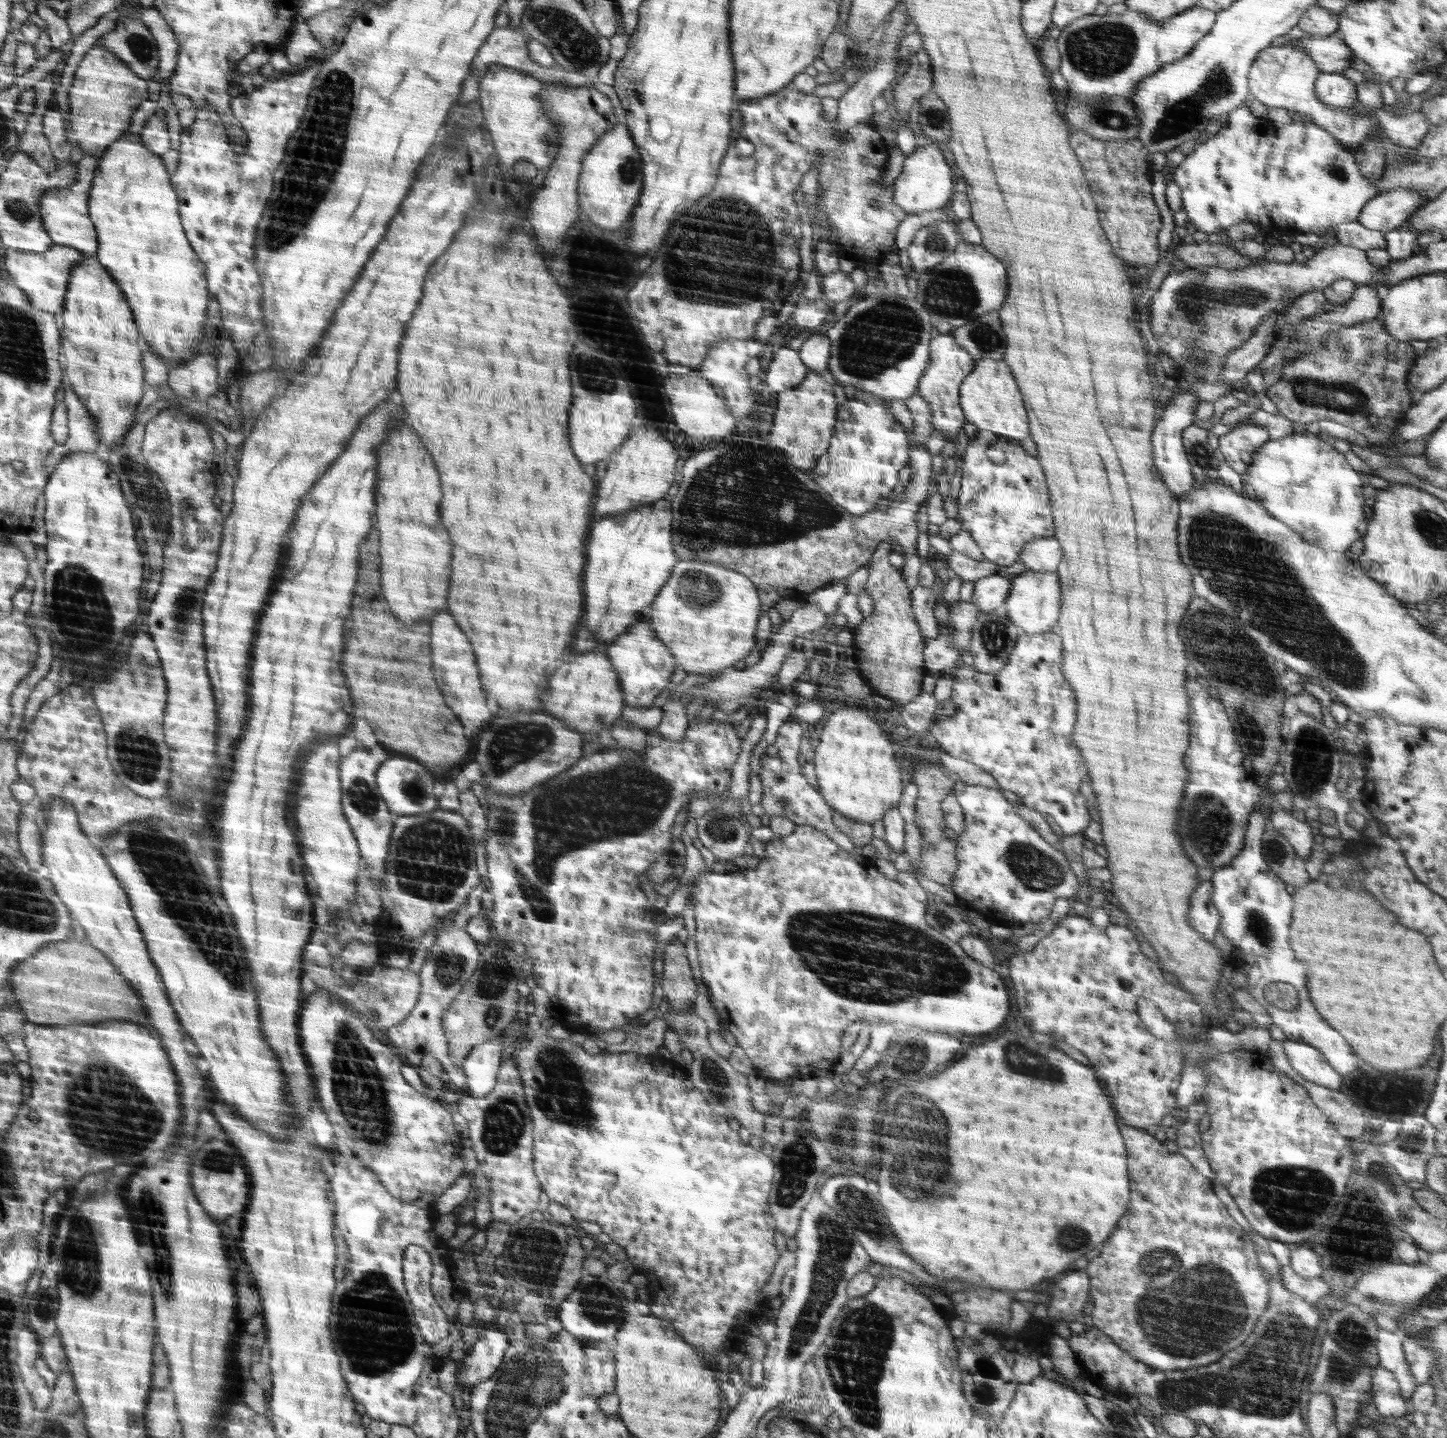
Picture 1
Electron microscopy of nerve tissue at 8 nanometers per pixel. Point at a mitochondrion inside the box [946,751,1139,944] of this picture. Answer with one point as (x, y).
(1033, 867)

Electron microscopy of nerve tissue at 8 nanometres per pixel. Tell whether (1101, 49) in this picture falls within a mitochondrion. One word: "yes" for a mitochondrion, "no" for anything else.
yes

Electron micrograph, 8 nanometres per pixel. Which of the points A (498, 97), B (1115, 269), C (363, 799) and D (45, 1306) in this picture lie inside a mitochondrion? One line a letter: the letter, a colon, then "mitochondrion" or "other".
A: other
B: other
C: mitochondrion
D: mitochondrion

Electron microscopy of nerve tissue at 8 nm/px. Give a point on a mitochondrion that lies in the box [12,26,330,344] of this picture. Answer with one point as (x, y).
(141, 49)

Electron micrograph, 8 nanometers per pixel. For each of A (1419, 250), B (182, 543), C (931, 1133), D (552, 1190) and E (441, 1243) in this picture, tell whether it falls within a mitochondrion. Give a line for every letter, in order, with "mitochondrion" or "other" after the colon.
A: other
B: mitochondrion
C: mitochondrion
D: other
E: other

